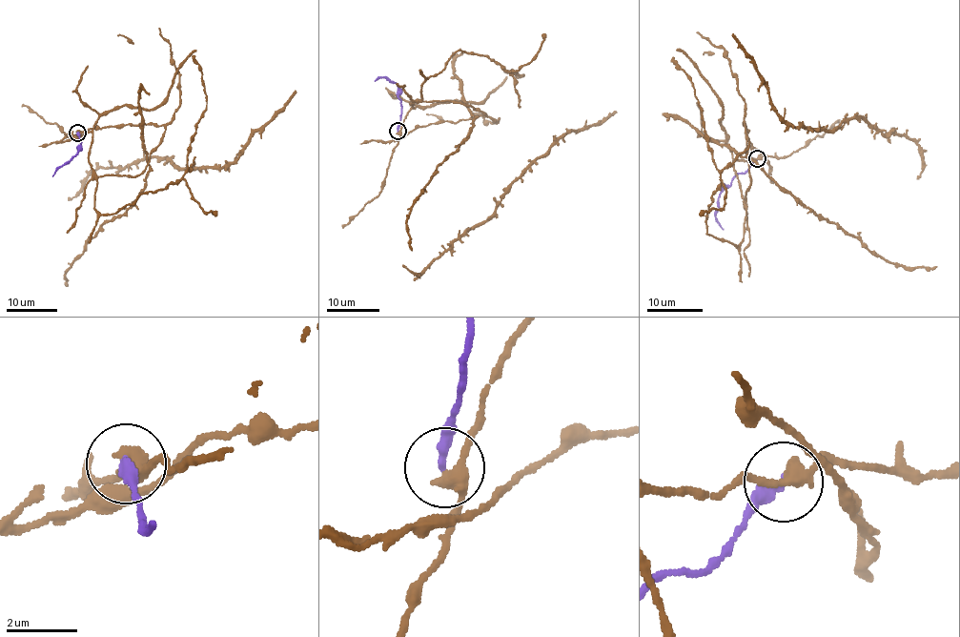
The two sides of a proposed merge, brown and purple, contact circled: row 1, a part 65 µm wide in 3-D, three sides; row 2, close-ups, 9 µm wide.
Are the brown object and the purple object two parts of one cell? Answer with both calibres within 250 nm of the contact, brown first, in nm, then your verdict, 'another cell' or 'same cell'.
360/320 nm | another cell

